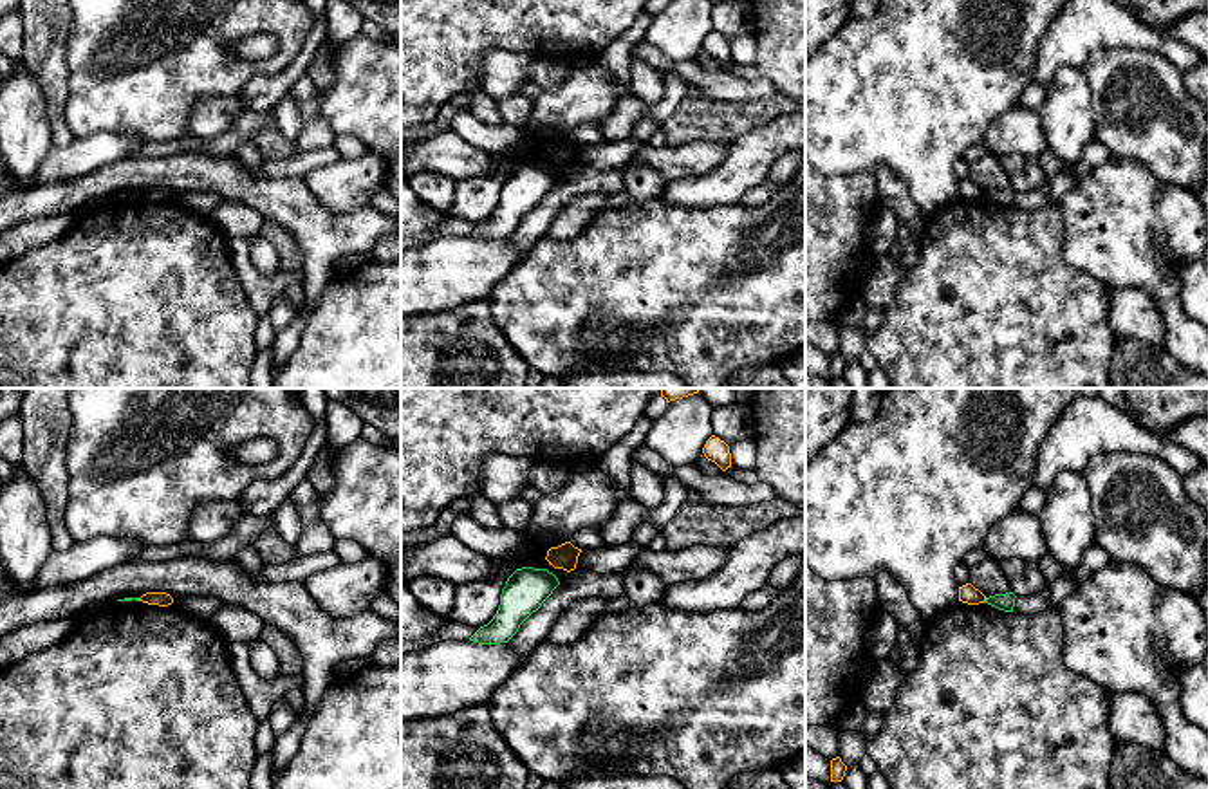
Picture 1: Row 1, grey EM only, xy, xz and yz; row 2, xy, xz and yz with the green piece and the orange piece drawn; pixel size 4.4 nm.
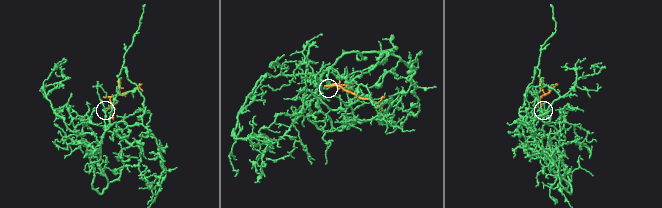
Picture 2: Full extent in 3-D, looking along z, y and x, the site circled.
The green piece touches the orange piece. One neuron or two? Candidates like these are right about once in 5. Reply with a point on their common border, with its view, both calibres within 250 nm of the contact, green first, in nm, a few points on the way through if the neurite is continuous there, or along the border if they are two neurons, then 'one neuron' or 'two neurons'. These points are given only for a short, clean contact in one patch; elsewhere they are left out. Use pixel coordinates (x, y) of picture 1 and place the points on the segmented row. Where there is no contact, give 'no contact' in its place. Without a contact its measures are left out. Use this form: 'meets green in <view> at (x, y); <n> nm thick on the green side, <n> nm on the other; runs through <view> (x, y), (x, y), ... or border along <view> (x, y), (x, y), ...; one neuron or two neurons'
meets green in yz at (986, 600); 80 nm thick on the green side, 80 nm on the other; border along yz (986, 598), (983, 602); two neurons

